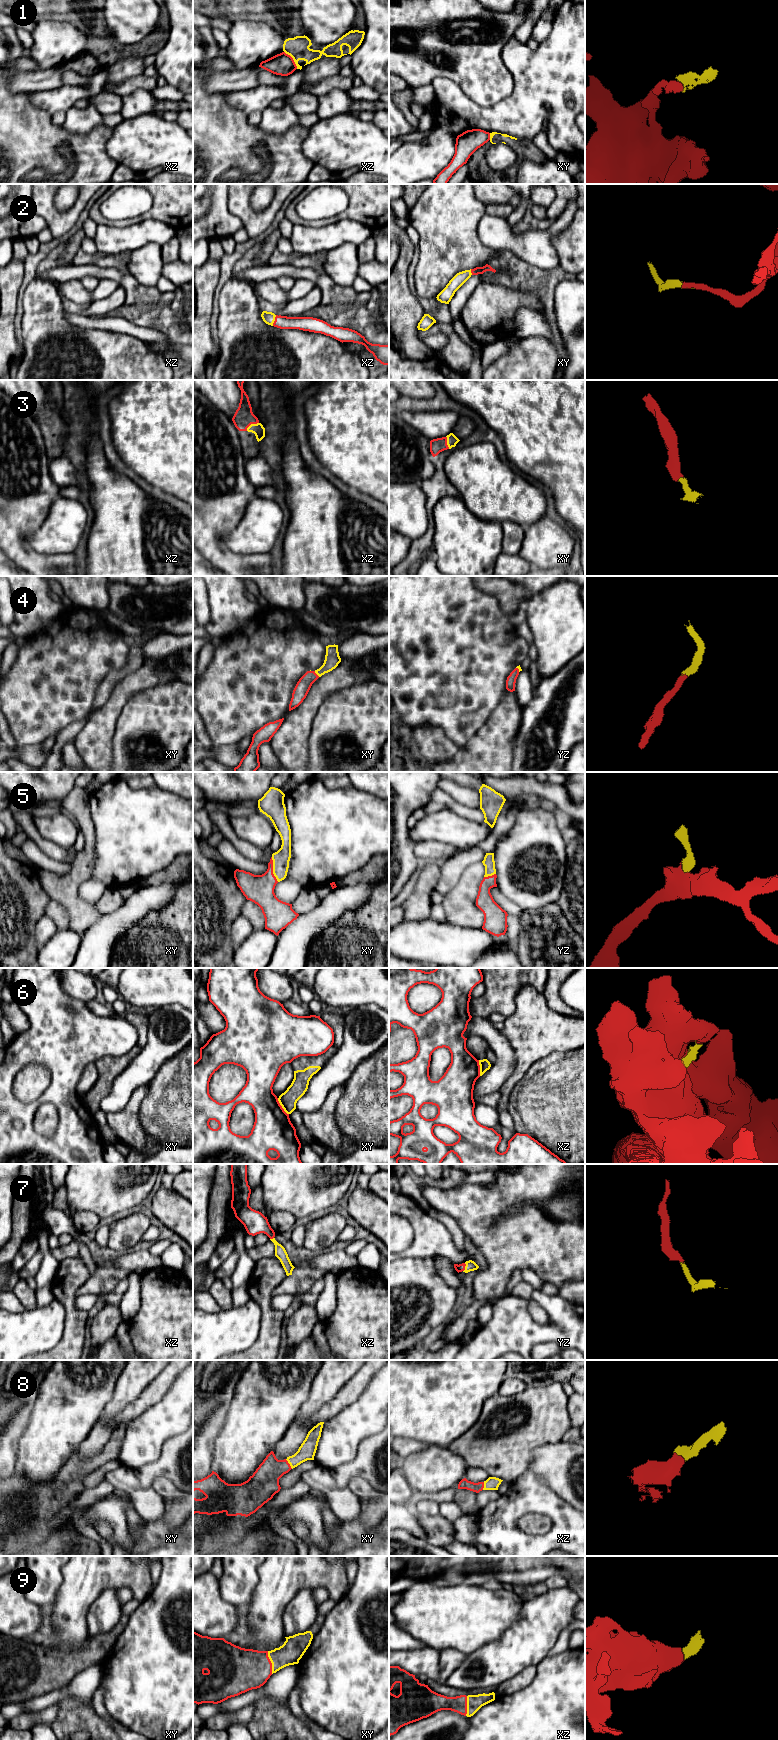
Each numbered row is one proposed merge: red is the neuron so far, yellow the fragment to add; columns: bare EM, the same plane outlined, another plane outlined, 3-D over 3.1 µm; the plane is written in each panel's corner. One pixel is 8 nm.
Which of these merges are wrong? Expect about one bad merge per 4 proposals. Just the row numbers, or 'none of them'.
1, 6

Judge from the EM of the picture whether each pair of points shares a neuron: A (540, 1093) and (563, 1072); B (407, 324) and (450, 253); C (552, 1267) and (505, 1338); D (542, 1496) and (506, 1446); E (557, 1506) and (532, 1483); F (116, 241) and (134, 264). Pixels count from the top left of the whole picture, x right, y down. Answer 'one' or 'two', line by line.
A: one
B: two
C: two
D: two
E: one
F: two

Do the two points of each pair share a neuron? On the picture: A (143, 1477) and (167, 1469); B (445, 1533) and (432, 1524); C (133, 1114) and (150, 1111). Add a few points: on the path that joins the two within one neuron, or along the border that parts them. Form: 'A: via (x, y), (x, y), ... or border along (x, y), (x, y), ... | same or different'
A: via (149, 1472), (161, 1469) | same
B: via (442, 1533), (435, 1527) | same
C: border along (147, 1091), (140, 1105), (140, 1122), (150, 1134) | different

